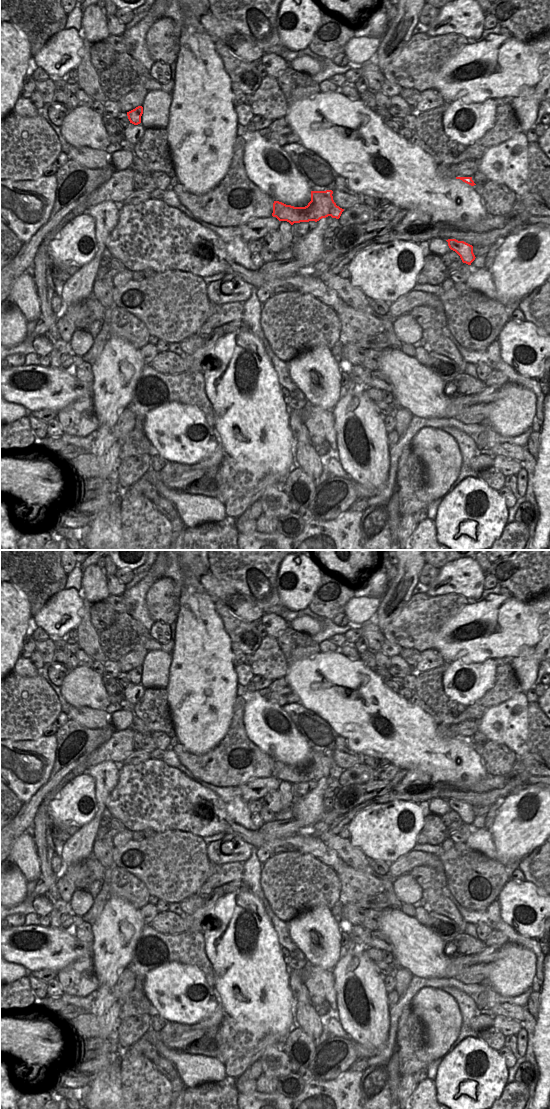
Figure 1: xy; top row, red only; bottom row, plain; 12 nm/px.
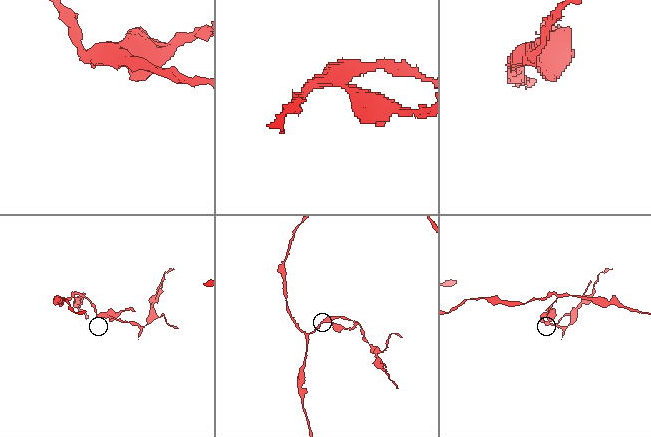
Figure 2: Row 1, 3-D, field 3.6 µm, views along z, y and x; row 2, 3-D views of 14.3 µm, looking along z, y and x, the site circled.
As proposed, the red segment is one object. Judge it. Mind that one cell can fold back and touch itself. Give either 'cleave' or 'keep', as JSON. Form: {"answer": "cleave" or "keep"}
{"answer": "keep"}

